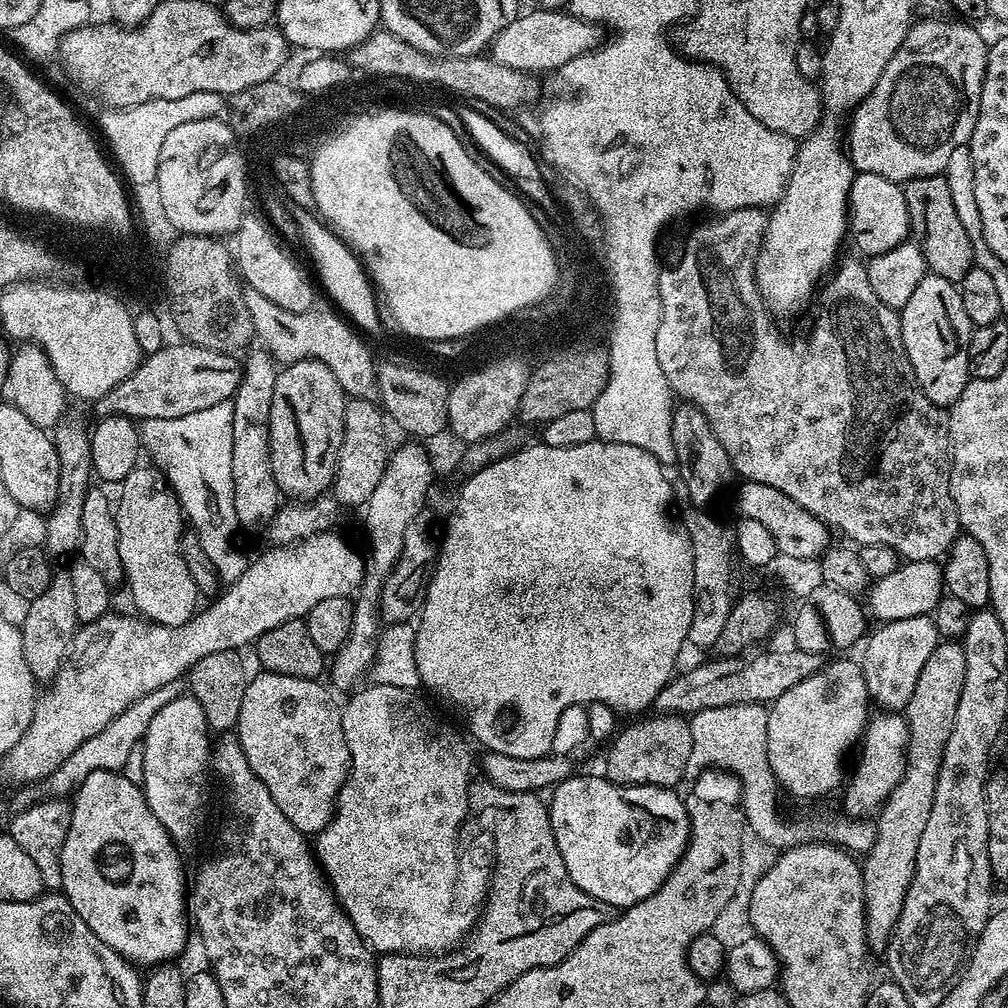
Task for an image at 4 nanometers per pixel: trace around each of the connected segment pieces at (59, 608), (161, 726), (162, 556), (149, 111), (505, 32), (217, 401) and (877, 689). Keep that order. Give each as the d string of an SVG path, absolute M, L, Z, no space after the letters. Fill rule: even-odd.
M57 571L50 586L38 594L38 598L27 601L24 612L24 624L19 625L22 638L22 651L30 674L36 682L51 682L58 670L68 659L72 642L76 639L78 621L74 610L74 585L71 584L67 571Z
M191 694L166 702L154 714L142 741L144 752L144 797L154 810L154 818L166 826L177 845L184 846L204 824L204 791L208 788L213 745L208 744L210 729L202 706Z
M137 466L134 470L130 470L130 474L126 474L126 478L118 485L120 501L117 499L114 504L114 515L118 526L118 554L122 560L128 592L136 603L135 611L153 624L177 628L192 619L198 611L196 583L194 578L190 578L190 570L180 553L180 538L185 531L186 520L182 515L182 501L172 491L167 476L155 466L147 467Z
M195 92L186 94L186 98L166 98L165 100L151 100L142 102L138 106L129 108L109 107L108 112L100 116L100 128L116 155L115 163L120 163L119 171L123 179L129 185L148 184L155 185L160 155L162 154L162 142L175 130L186 122L198 122L202 118L216 118L225 111L226 100L217 92ZM124 171L124 172L123 172ZM128 180L129 181L128 181Z
M533 7L533 12L521 11L515 20L511 20L490 45L490 58L502 66L510 66L515 72L555 73L576 56L593 52L605 39L606 32L601 25L591 24L581 16L573 16L566 10Z
M170 342L158 351L149 353L118 386L93 401L93 405L98 407L94 416L103 418L119 415L138 422L154 418L178 418L227 403L236 395L243 369L235 355L197 344L179 343Z
M928 614L890 620L877 628L880 629L863 641L864 657L859 657L858 663L866 678L869 701L875 707L877 704L877 709L899 713L910 702L910 694L914 694L918 674L922 674L922 666L926 666L930 654L934 654L942 637Z

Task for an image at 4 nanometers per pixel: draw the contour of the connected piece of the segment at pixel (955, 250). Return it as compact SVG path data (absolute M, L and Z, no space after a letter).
M943 174L914 178L903 185L908 222L915 243L919 244L928 272L947 280L958 282L974 267L974 250L970 238L954 211L954 201L950 195L950 186L946 186Z

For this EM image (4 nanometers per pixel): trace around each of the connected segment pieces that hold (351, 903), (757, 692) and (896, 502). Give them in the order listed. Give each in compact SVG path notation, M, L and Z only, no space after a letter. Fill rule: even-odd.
M372 682L359 690L353 691L347 697L348 705L343 705L340 717L342 718L342 734L346 734L346 746L350 750L350 766L348 777L336 795L336 815L331 822L318 833L314 840L316 858L324 869L332 893L344 913L350 918L354 930L363 938L365 944L376 954L403 954L405 956L428 956L429 954L443 954L451 952L464 943L473 925L473 913L476 913L478 898L482 898L482 882L485 881L486 870L483 866L464 868L460 865L460 827L464 819L470 816L468 806L468 785L470 775L468 771L474 768L474 758L468 753L469 741L459 736L448 724L443 724L430 709L424 705L424 700L411 688L380 685Z
M795 646L789 648L760 654L748 662L742 662L744 660L735 657L712 658L710 662L684 673L681 671L657 694L653 709L666 716L691 716L704 709L727 705L771 704L791 687L823 668L826 663L823 653L811 654Z
M739 208L733 212L726 212L715 217L717 220L708 220L705 224L700 224L692 232L692 237L688 240L688 245L684 248L684 253L680 256L680 261L673 266L669 272L666 270L660 272L660 321L658 322L658 338L656 339L656 349L658 350L658 366L662 366L662 374L666 374L666 382L668 387L681 401L694 405L698 410L702 410L702 414L706 414L706 422L710 422L710 426L714 430L714 434L718 438L718 442L722 442L722 450L726 450L726 454L732 463L732 471L737 477L743 478L745 481L753 480L756 483L766 483L767 486L774 486L780 490L786 497L793 499L799 506L809 511L814 518L818 518L828 526L829 529L840 531L842 535L849 536L853 540L851 543L856 546L868 544L877 544L878 546L888 546L894 550L900 558L905 561L909 560L935 560L939 561L941 557L947 553L952 547L956 537L961 535L962 529L960 519L958 518L958 510L952 501L950 494L950 470L952 469L952 443L950 442L950 422L945 409L938 407L934 402L930 402L930 398L926 398L926 394L922 394L922 390L918 386L918 378L914 378L914 370L910 366L910 358L906 354L906 350L902 346L902 330L900 329L899 311L890 306L886 306L886 302L881 302L878 296L874 294L874 290L870 287L870 278L868 277L868 265L859 255L845 255L843 259L837 263L834 271L819 285L818 291L814 296L814 305L816 304L816 324L820 328L832 328L832 336L824 336L815 344L812 340L787 340L780 333L780 328L775 324L773 313L769 312L768 305L760 298L760 291L756 285L756 259L760 253L760 243L764 241L764 231L768 225L768 218L763 208ZM821 420L824 423L824 452L816 452L816 423Z

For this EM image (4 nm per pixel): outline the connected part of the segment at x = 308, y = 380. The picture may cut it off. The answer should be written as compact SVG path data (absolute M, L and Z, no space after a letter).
M299 360L285 364L277 371L274 398L270 398L270 466L274 482L285 497L296 502L313 500L331 489L336 476L336 463L344 433L344 402L346 395L334 374L318 360Z

